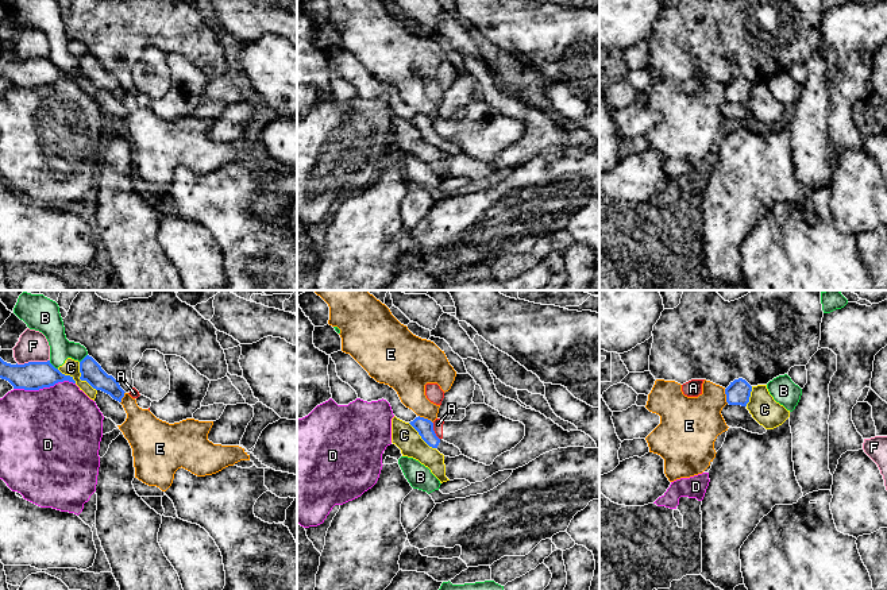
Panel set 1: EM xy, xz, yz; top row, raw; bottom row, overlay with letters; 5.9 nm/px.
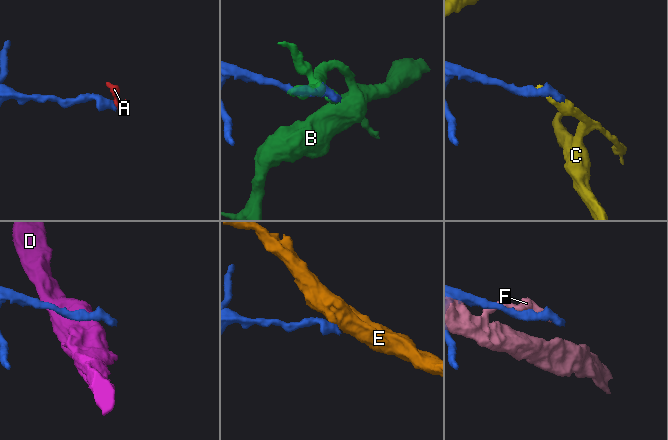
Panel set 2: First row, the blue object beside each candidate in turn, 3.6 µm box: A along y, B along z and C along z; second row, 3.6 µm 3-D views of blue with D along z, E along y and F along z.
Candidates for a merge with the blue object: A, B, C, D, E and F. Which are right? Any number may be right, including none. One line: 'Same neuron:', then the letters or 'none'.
Same neuron: none

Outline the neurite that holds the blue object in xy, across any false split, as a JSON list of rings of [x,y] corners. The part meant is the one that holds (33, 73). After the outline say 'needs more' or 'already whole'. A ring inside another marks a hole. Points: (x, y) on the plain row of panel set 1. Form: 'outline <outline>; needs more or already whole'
outline [[[0,55],[0,76],[8,78],[14,86],[24,88],[39,88],[63,78],[76,81],[73,74],[62,72],[50,58],[11,62]]]; already whole

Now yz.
outline [[[743,76],[734,77],[725,86],[726,100],[729,103],[741,103],[747,104],[749,100],[752,84]]]; already whole

